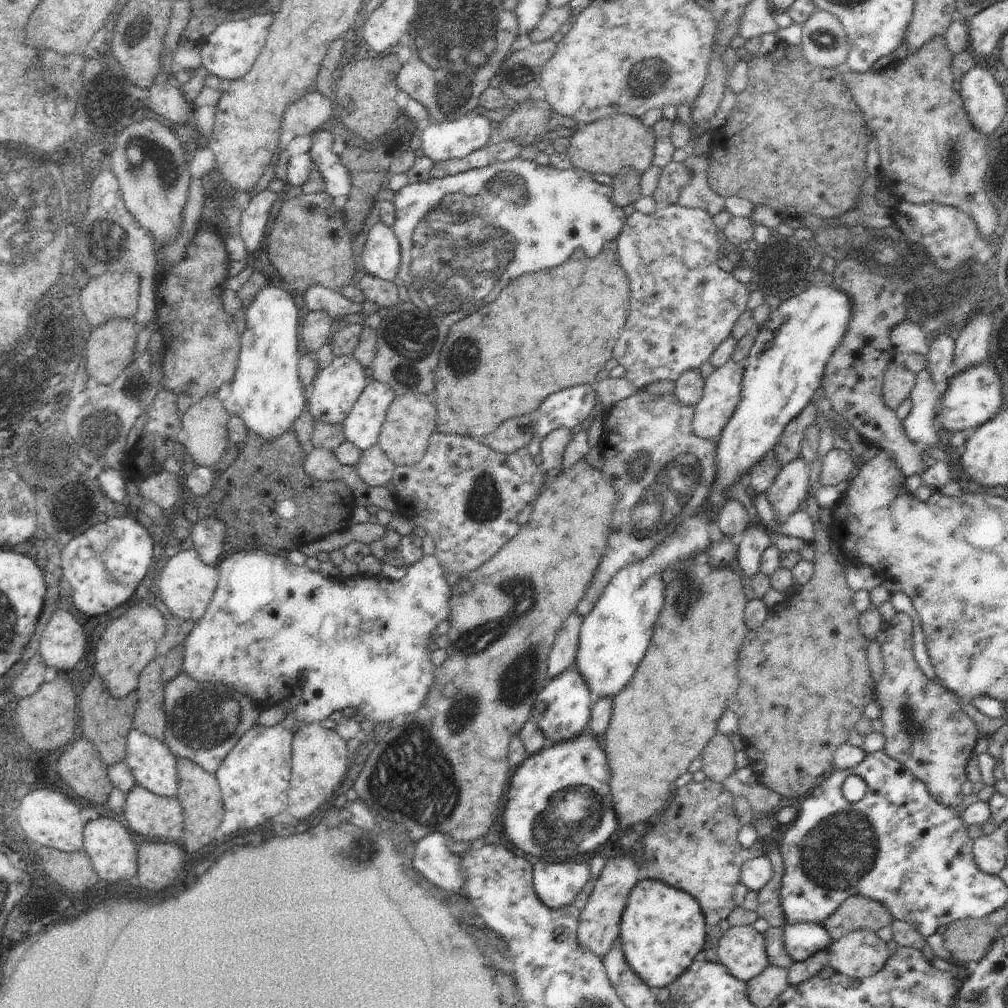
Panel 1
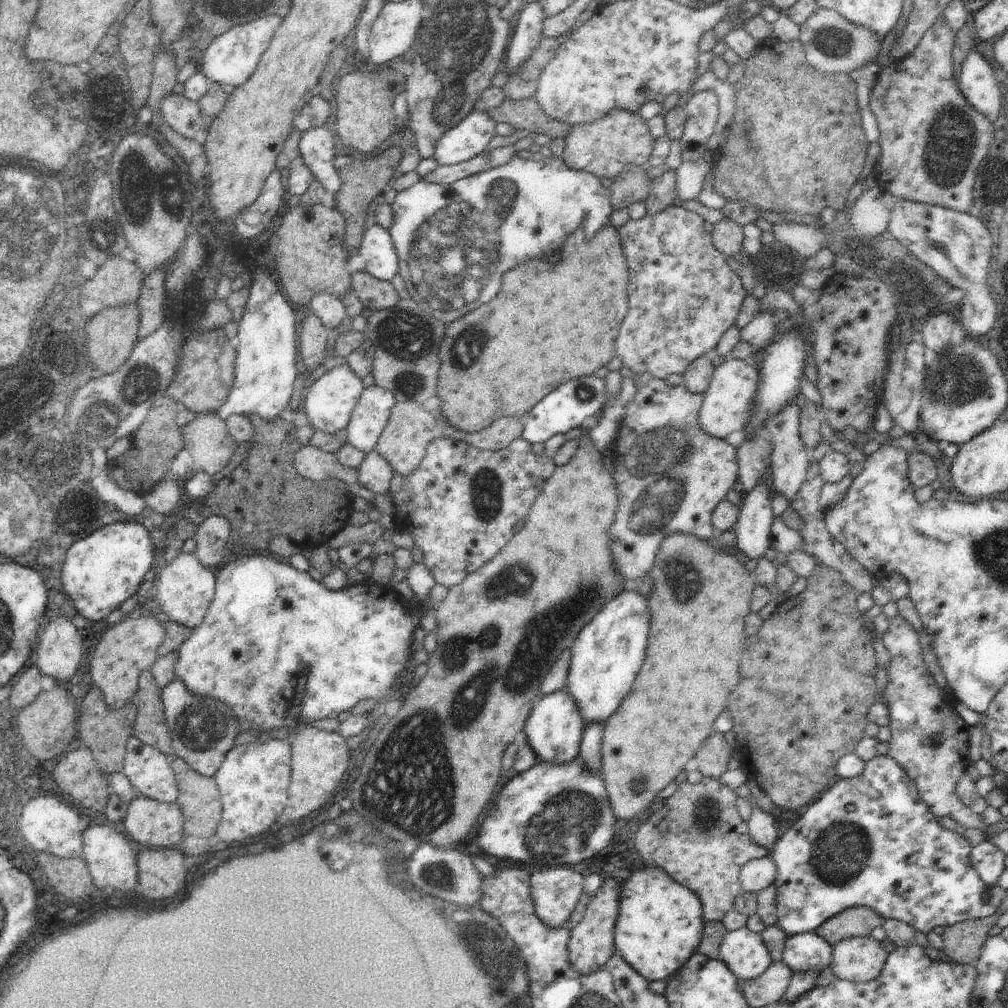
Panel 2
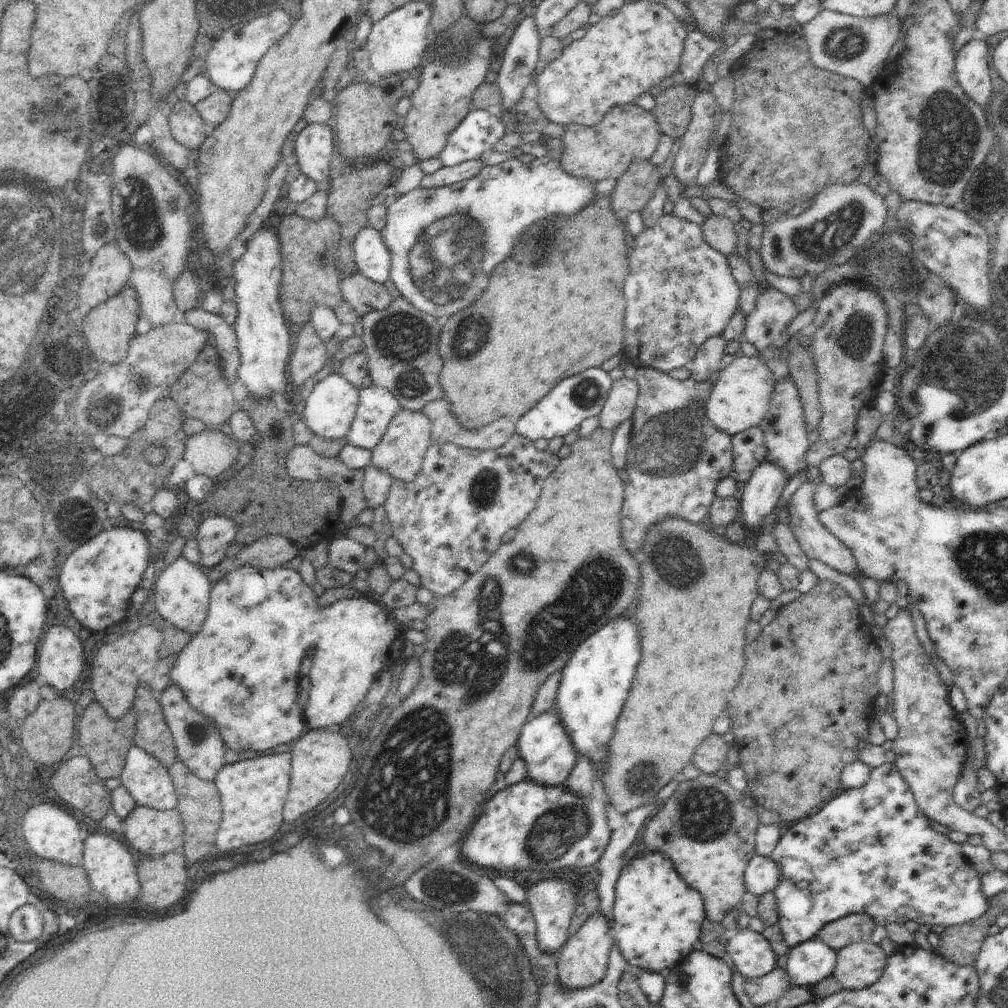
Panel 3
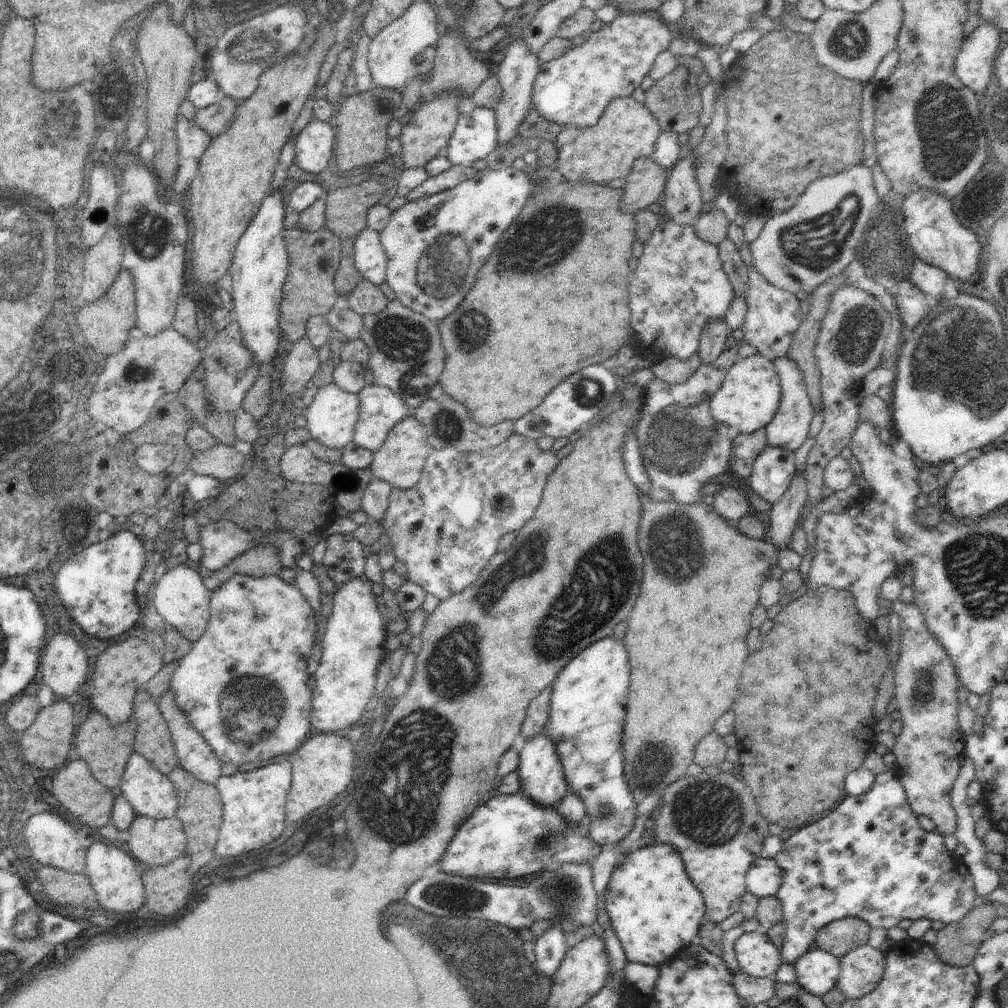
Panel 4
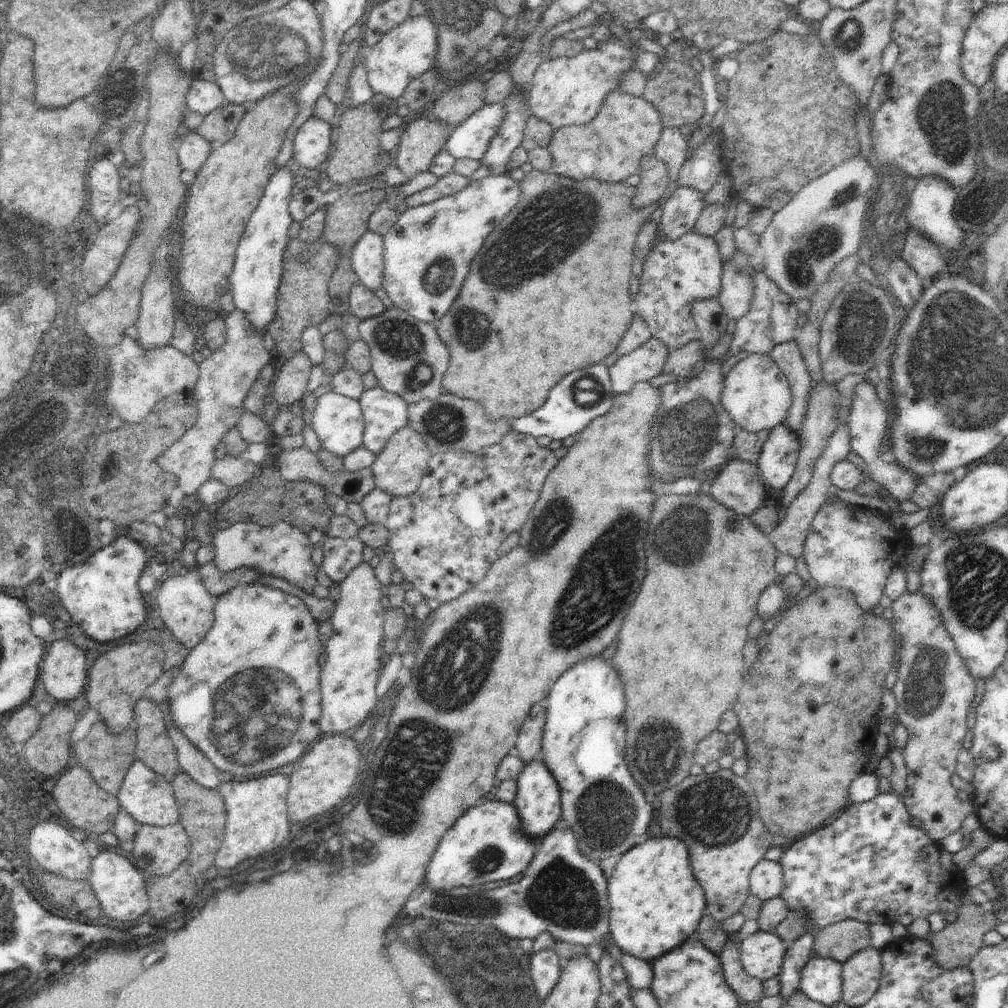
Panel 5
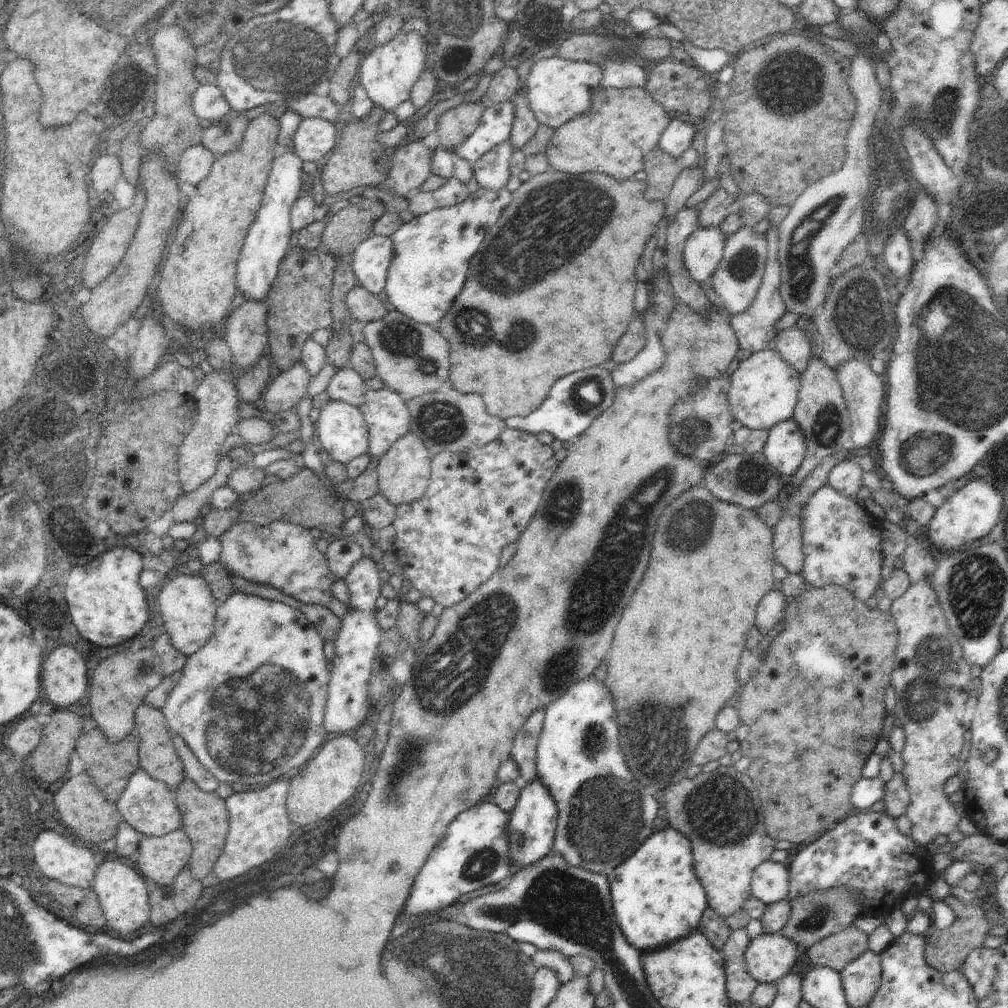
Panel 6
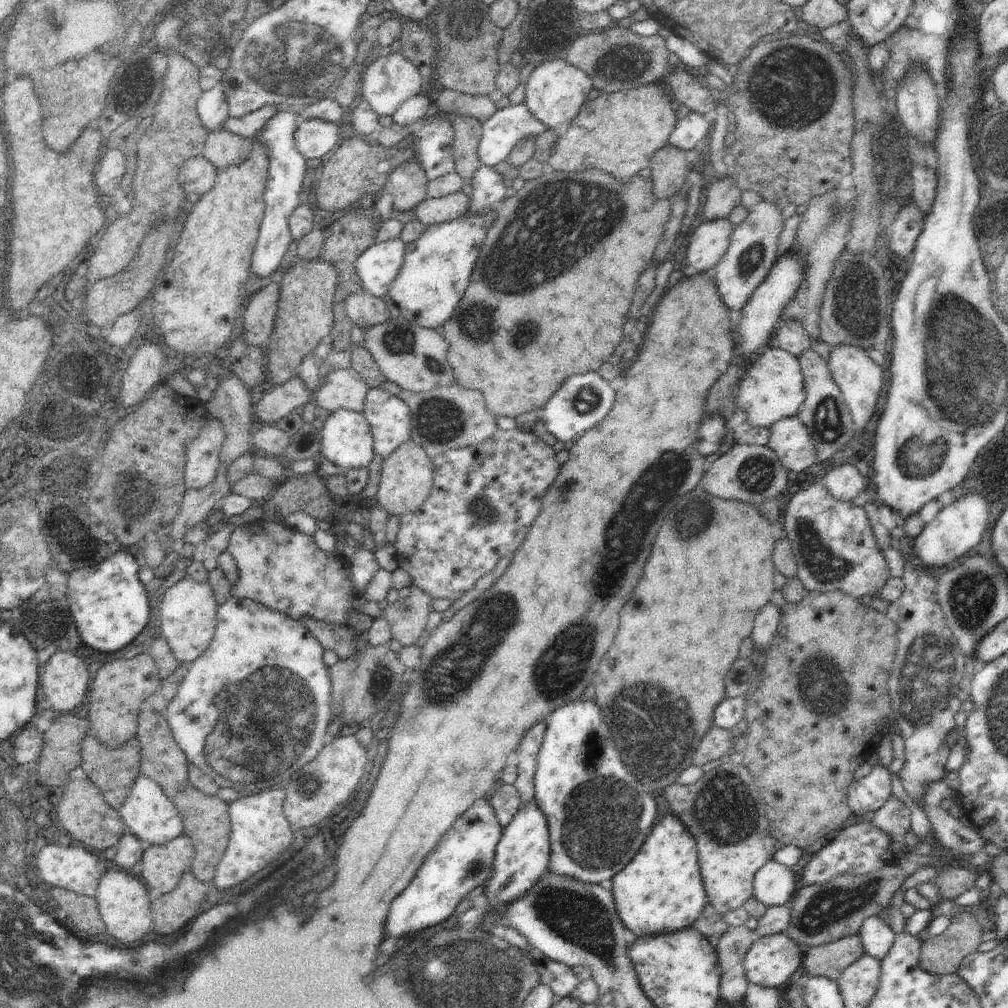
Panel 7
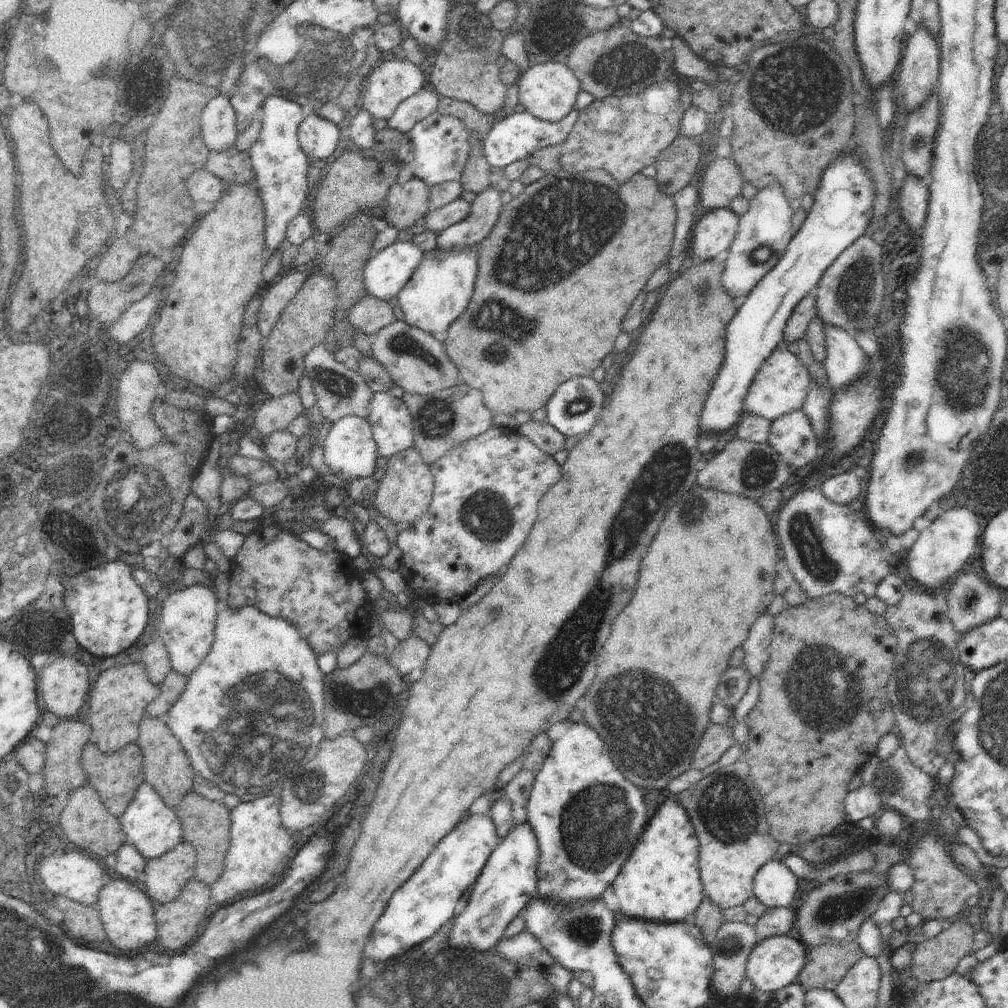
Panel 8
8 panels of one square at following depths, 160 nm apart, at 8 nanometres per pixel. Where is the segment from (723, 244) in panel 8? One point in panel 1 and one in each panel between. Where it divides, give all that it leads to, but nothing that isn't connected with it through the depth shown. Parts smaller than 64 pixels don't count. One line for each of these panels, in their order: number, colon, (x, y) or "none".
1: (683, 305)
2: (683, 296)
3: (680, 291)
4: (680, 284)
5: (677, 273)
6: (703, 251)
7: (708, 244)

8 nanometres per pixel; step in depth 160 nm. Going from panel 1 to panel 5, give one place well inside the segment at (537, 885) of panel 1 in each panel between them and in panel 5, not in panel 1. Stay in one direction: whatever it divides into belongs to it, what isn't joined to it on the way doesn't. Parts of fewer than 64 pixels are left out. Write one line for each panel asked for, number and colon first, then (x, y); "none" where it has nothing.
2: (555, 892)
3: (553, 902)
4: (549, 950)
5: (546, 966)

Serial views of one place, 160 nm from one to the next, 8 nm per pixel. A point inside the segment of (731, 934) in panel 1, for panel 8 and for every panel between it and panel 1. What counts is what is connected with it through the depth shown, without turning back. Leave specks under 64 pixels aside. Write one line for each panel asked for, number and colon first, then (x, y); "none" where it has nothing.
2: (744, 951)
3: (748, 952)
4: (757, 956)
5: (762, 954)
6: (769, 957)
7: (771, 960)
8: (775, 962)

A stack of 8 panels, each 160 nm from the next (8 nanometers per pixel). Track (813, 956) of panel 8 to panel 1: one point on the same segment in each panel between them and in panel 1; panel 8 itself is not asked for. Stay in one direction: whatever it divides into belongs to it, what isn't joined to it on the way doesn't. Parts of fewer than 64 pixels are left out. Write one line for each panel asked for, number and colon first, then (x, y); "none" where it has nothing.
1: (857, 912)
2: (855, 921)
3: (854, 927)
4: (838, 938)
5: (839, 941)
6: (836, 951)
7: (830, 960)

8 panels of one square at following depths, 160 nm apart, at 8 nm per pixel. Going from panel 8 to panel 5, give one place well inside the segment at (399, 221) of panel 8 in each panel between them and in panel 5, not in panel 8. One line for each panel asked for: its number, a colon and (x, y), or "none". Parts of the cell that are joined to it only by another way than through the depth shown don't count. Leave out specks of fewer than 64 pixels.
5: (421, 142)
6: (411, 165)
7: (408, 184)

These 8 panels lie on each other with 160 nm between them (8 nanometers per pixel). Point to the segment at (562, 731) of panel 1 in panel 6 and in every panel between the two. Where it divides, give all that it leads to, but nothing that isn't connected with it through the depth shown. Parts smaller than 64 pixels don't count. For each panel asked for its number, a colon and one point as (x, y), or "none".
2: (554, 729)
3: (547, 750)
4: (542, 778)
5: (538, 801)
6: (531, 832)

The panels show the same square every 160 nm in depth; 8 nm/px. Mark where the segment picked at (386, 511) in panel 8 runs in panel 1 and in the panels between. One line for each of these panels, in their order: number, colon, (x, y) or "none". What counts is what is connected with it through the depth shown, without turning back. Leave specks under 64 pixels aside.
1: (410, 419)
2: (403, 443)
3: (401, 451)
4: (400, 460)
5: (399, 469)
6: (404, 472)
7: (406, 481)

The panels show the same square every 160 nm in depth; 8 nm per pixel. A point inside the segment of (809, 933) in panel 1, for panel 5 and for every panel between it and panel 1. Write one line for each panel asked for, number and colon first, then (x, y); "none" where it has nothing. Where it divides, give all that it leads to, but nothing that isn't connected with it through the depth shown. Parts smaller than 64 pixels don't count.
2: (807, 951)
3: (808, 963)
4: (817, 971)
5: (821, 981)

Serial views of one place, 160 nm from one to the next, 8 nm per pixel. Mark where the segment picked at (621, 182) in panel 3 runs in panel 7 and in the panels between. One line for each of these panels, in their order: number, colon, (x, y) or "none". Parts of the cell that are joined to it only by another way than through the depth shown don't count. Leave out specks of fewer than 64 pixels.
4: (647, 181)
5: (655, 179)
6: (661, 169)
7: (670, 168)

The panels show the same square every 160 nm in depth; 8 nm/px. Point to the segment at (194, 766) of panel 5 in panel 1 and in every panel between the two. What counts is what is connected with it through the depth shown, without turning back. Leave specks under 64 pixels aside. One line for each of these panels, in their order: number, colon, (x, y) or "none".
1: (204, 720)
2: (203, 729)
3: (198, 743)
4: (194, 754)

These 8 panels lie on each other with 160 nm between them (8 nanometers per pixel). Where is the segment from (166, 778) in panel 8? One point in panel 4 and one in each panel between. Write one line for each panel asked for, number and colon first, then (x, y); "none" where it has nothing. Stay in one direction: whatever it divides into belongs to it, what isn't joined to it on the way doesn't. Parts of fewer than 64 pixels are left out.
4: (153, 740)
5: (154, 747)
6: (158, 758)
7: (162, 760)

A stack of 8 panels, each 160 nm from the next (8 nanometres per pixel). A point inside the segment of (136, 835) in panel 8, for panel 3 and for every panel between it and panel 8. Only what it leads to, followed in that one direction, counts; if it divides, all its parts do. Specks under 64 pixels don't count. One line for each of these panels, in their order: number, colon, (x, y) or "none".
3: (149, 783)
4: (151, 793)
5: (147, 796)
6: (147, 805)
7: (148, 814)

